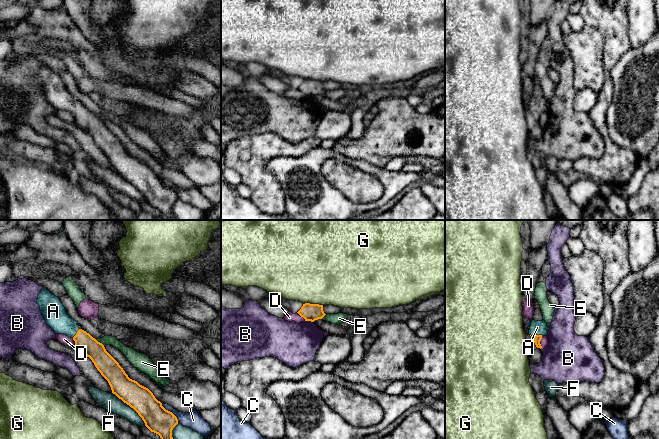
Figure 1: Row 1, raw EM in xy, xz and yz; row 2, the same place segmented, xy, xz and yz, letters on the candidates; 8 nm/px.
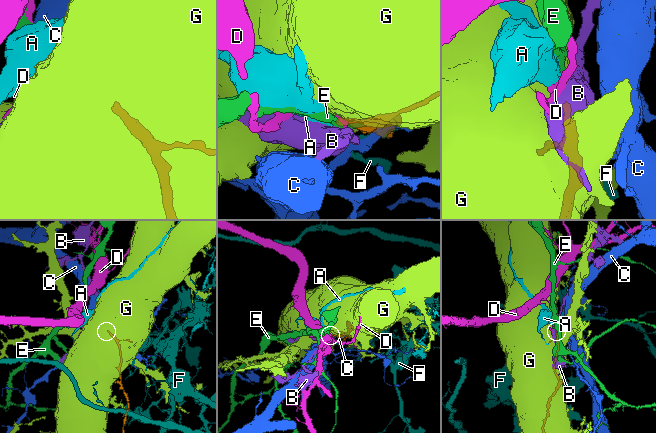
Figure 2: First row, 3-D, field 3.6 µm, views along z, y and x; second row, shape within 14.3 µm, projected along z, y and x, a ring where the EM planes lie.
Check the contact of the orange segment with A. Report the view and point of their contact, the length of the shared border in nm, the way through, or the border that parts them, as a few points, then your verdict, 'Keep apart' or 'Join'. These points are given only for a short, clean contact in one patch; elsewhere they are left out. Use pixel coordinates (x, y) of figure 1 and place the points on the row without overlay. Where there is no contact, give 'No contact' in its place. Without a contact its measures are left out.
Touches orange at yz (536, 111). Shared border 100 nm. Path across: yz (537, 114), (536, 111), (537, 103). Join

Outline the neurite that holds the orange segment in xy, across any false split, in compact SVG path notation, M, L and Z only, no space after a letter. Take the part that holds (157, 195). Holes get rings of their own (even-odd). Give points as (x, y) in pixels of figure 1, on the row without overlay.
M44 64L38 71L37 80L52 106L56 110L72 114L75 117L74 123L89 133L108 157L112 169L133 184L145 202L160 212L160 217L170 220L173 215L172 206L178 200L177 193L166 186L148 164L130 155L102 119L79 104L78 99L67 90L58 73Z

